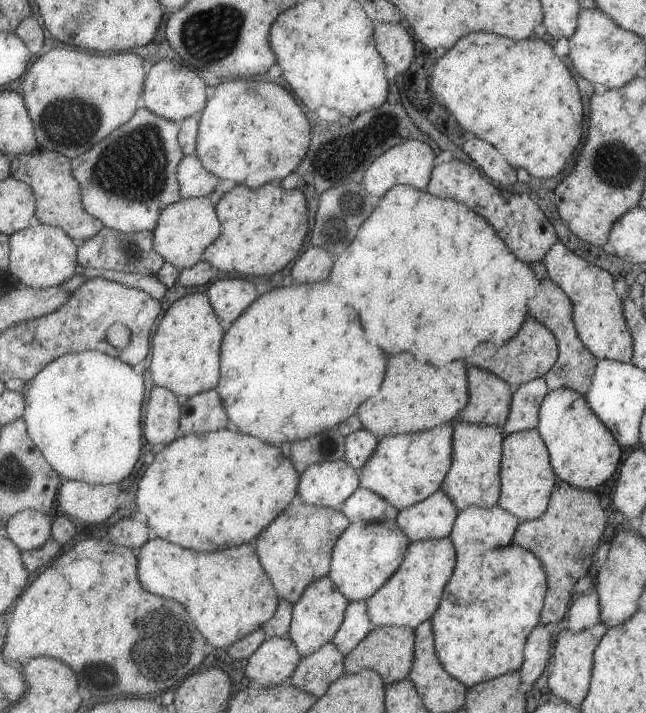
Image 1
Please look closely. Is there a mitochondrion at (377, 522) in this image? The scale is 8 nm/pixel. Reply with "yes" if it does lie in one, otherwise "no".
no

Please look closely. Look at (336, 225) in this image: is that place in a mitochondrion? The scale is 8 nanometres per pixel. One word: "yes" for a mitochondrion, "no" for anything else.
yes

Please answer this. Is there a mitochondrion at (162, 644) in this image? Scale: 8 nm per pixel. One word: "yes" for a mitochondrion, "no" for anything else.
yes

